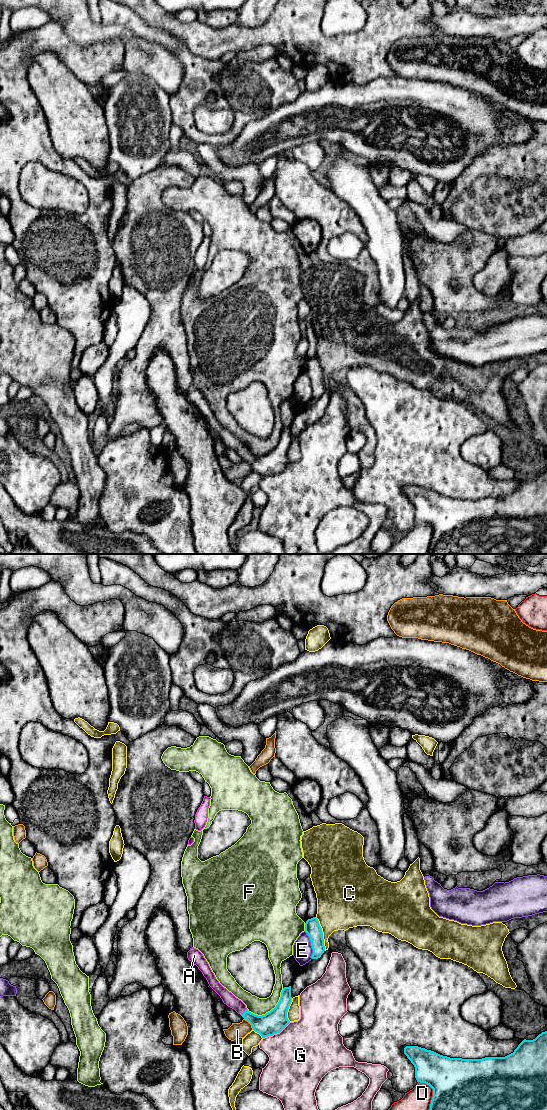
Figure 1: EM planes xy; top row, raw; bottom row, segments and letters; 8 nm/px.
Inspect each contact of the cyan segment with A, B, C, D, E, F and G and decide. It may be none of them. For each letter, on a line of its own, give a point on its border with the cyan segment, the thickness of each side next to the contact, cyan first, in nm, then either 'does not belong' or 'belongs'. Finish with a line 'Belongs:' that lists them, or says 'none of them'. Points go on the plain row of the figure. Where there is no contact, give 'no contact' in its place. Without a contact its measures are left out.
A: xy (244, 452) | 190/100 nm | belongs
B: xy (250, 463) | 190/130 nm | does not belong
C: xy (322, 374) | 130/360 nm | does not belong
D: xy (433, 533) | 500/280 nm | does not belong
E: xy (311, 385) | 130/160 nm | does not belong
F: xy (271, 450) | 190/140 nm | does not belong
G: xy (276, 473) | 190/480 nm | does not belong
Belongs: A

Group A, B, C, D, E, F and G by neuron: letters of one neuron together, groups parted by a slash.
A / B / C / D / E / F / G

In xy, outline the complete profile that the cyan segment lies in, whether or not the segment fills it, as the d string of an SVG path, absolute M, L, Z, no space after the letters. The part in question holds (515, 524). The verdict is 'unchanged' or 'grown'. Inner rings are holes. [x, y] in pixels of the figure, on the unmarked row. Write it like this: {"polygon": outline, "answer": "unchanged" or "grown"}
{"polygon": "M547 471L533 480L524 479L513 493L505 497L485 497L482 499L450 498L418 486L406 486L404 494L415 507L417 522L425 523L433 529L430 554L547 554Z", "answer": "unchanged"}

